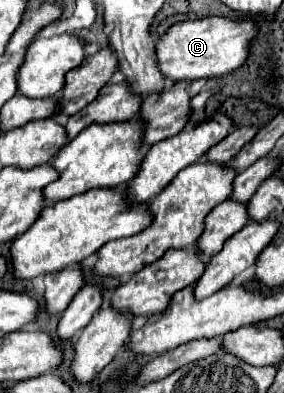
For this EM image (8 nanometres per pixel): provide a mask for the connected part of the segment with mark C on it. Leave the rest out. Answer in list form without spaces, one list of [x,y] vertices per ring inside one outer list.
[[[205,17],[195,21],[175,23],[165,35],[157,39],[157,59],[161,73],[173,81],[195,81],[227,75],[239,69],[247,57],[251,41],[257,37],[259,29],[251,17],[233,21],[227,17]]]

